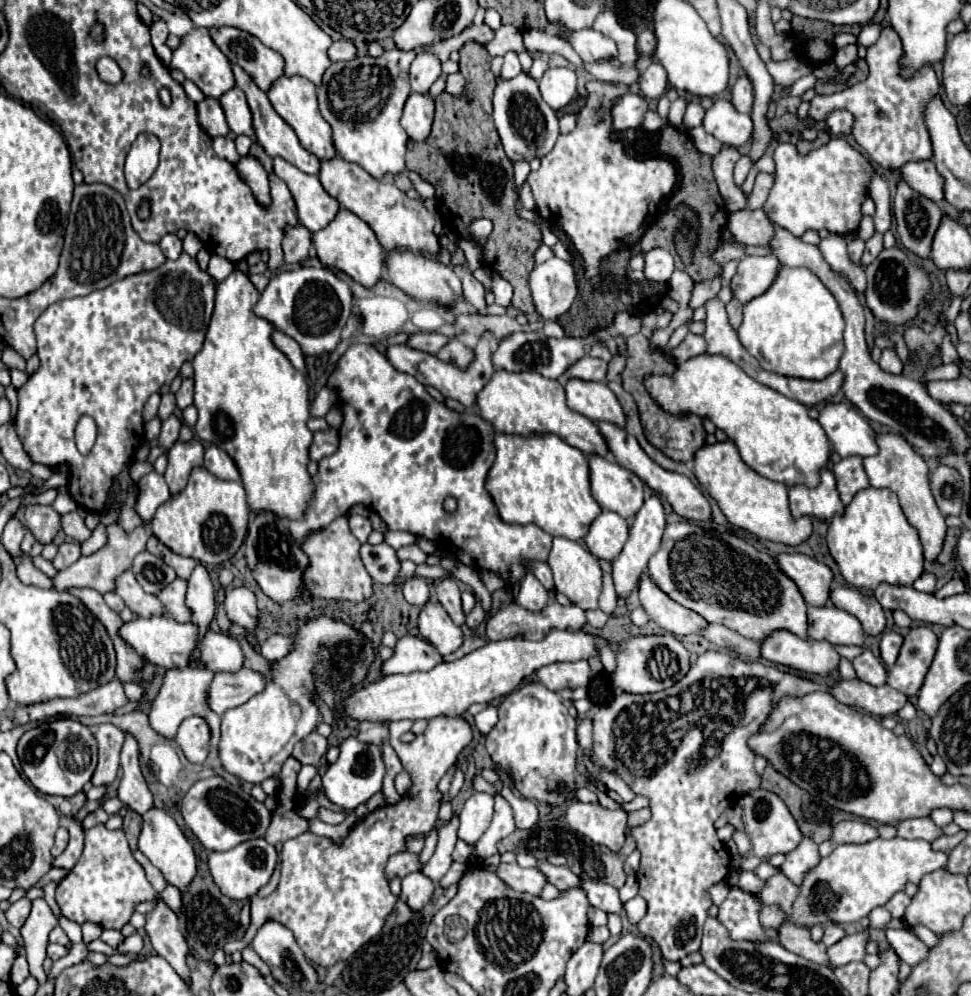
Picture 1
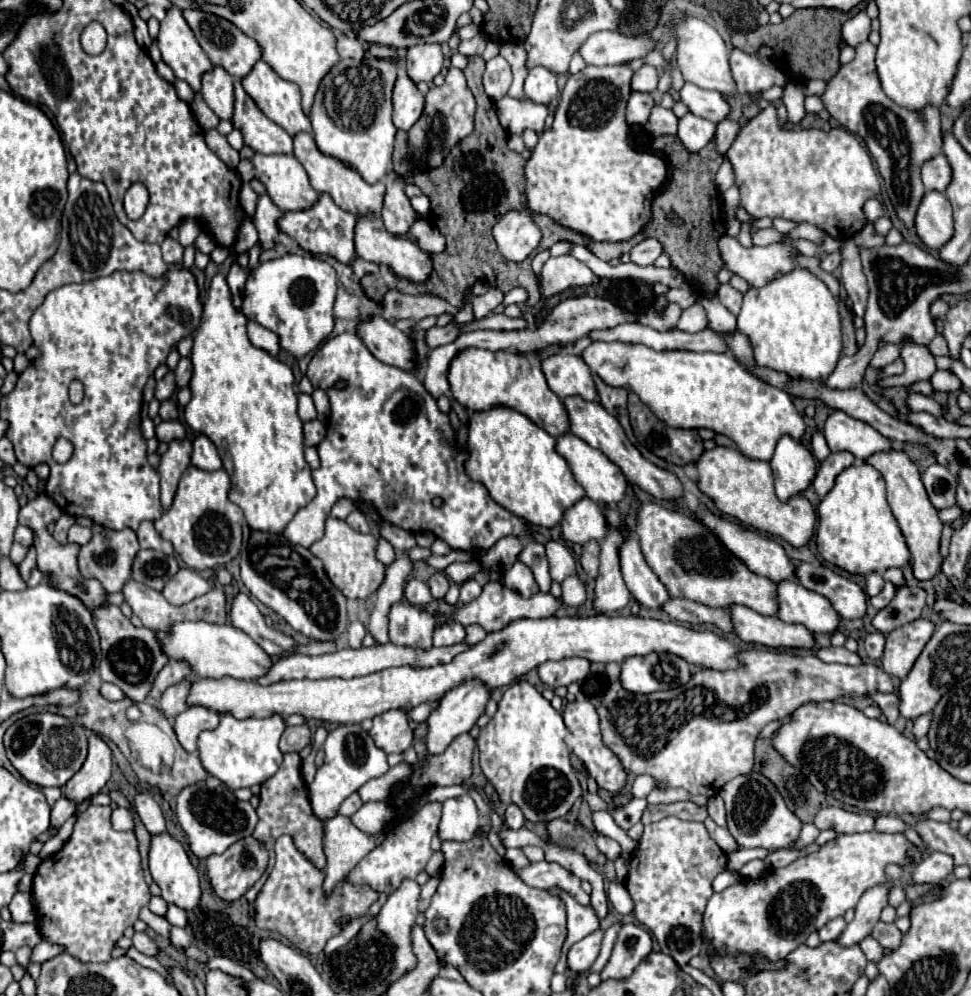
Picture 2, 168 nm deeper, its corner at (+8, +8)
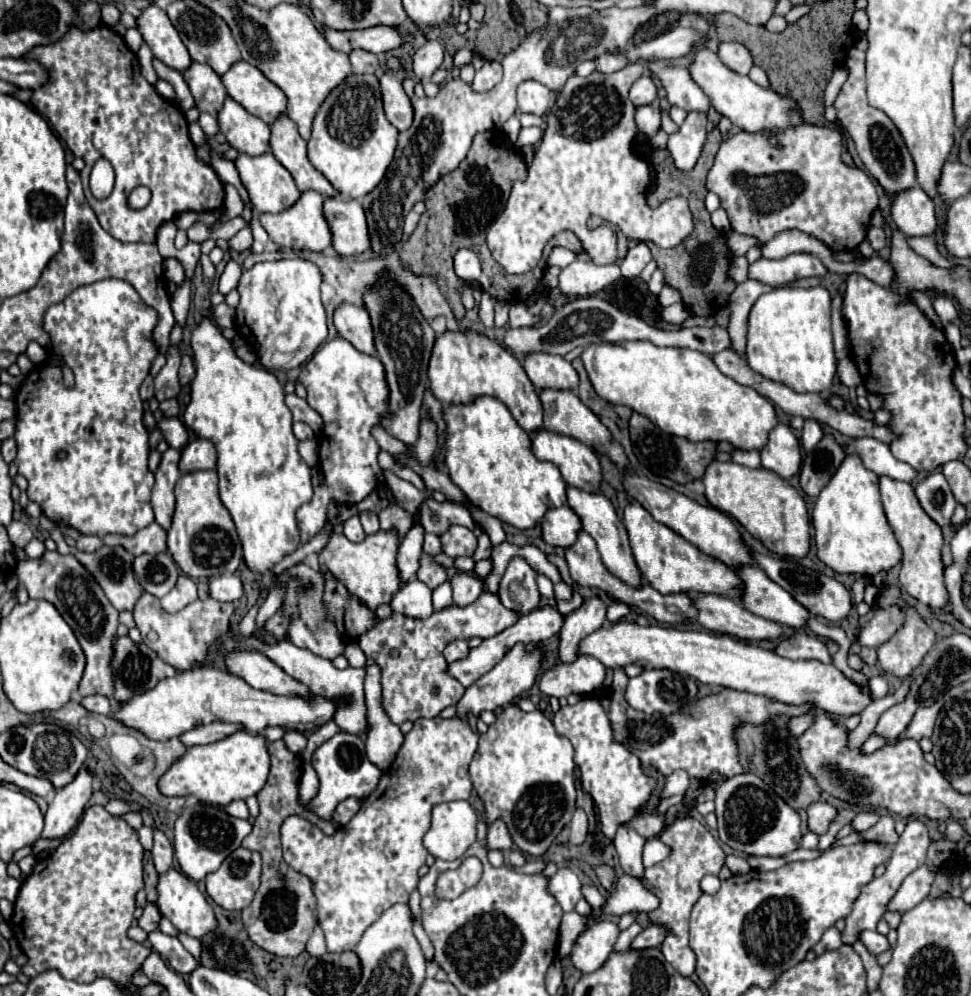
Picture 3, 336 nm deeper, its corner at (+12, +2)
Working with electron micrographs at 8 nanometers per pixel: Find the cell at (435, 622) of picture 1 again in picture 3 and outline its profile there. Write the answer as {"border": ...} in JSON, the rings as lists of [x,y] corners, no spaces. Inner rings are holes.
{"border":[[[457,640],[457,642],[451,642],[445,650],[443,650],[443,656],[445,656],[445,660],[451,664],[451,662],[455,662],[455,660],[461,660],[461,658],[465,658],[469,654],[469,644],[465,642],[465,640]]]}

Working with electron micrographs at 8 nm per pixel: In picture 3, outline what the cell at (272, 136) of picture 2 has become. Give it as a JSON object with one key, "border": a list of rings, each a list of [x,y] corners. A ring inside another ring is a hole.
{"border":[[[225,98],[217,120],[219,130],[237,152],[259,156],[269,150],[269,126],[249,114],[241,104],[233,102],[233,98]]]}

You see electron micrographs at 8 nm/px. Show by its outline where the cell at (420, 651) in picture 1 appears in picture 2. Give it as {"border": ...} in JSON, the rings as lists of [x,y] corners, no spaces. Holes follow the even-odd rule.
{"border":[[[393,642],[387,644],[375,644],[371,648],[361,648],[361,650],[353,650],[353,648],[345,648],[345,650],[337,650],[333,654],[321,654],[321,656],[301,656],[301,654],[293,654],[285,660],[273,662],[271,668],[267,670],[267,674],[259,676],[255,682],[261,686],[269,686],[281,680],[291,680],[291,678],[309,678],[309,680],[317,680],[317,678],[331,678],[331,676],[339,676],[339,678],[355,678],[355,676],[367,676],[385,668],[393,668],[393,666],[433,666],[433,664],[445,664],[449,660],[453,660],[453,656],[457,656],[457,652],[463,652],[465,648],[469,648],[467,644],[453,644],[453,646],[445,646],[445,648],[411,648],[411,646],[395,646]]]}

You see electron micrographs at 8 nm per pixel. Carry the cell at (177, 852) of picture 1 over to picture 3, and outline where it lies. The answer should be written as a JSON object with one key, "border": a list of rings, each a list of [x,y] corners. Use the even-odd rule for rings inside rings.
{"border":[[[171,868],[167,874],[161,874],[157,892],[159,892],[161,914],[165,918],[169,918],[171,924],[179,932],[183,932],[187,936],[193,936],[193,938],[203,938],[205,934],[217,930],[217,918],[215,918],[215,912],[213,912],[211,904],[207,904],[207,898],[199,892],[197,884],[193,880],[185,878],[185,874],[175,872],[175,868]]]}

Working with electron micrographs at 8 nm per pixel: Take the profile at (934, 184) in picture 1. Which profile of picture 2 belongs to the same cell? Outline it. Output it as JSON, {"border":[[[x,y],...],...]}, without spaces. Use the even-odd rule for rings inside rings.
{"border":[[[939,154],[931,160],[927,160],[921,168],[921,180],[929,192],[931,190],[943,192],[951,180],[951,168],[947,164],[947,158],[943,154]]]}

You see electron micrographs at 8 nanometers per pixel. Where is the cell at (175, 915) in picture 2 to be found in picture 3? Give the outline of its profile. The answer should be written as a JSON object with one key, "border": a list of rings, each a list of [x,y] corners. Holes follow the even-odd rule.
{"border":[[[179,934],[179,940],[181,940],[181,944],[185,946],[185,950],[187,950],[197,962],[201,962],[201,942],[199,942],[197,938],[187,936],[187,934]]]}

